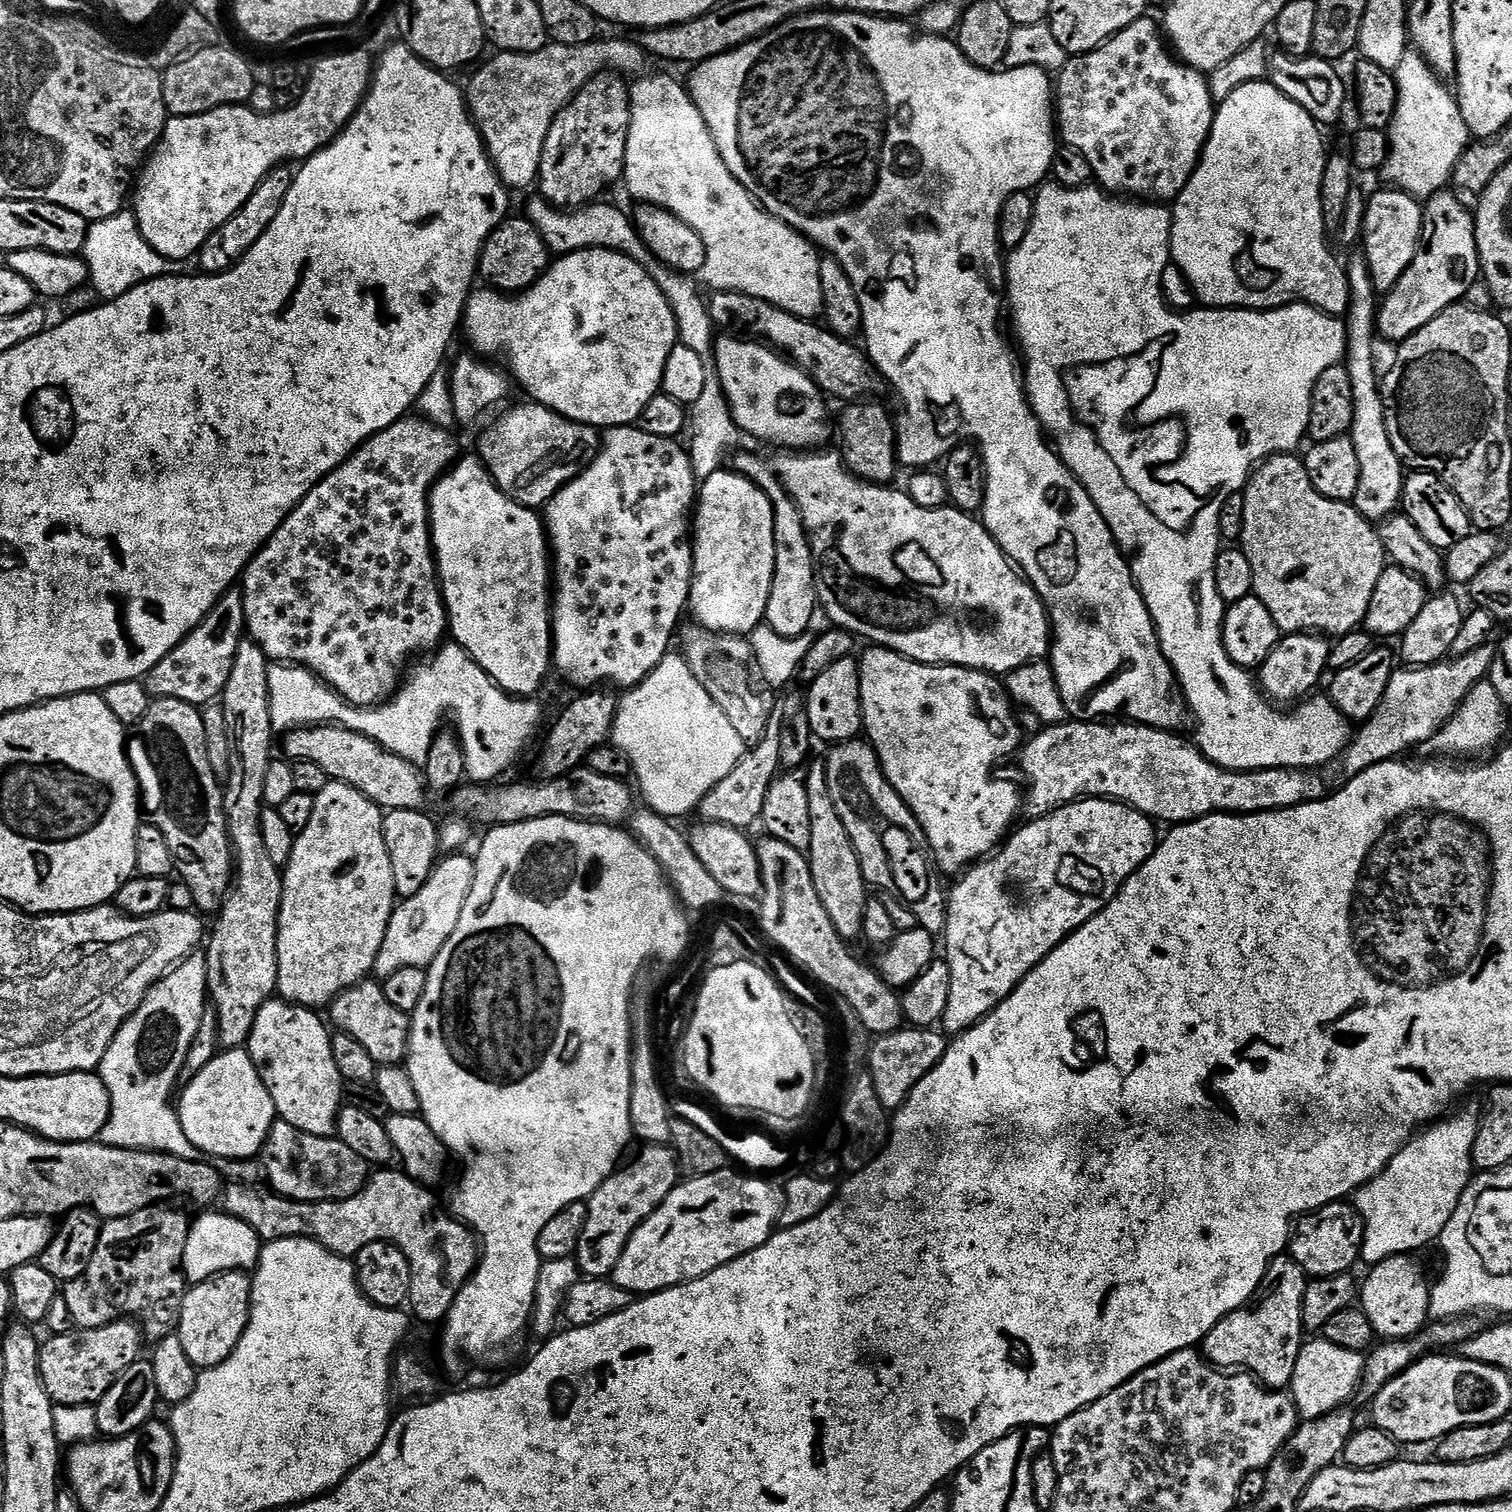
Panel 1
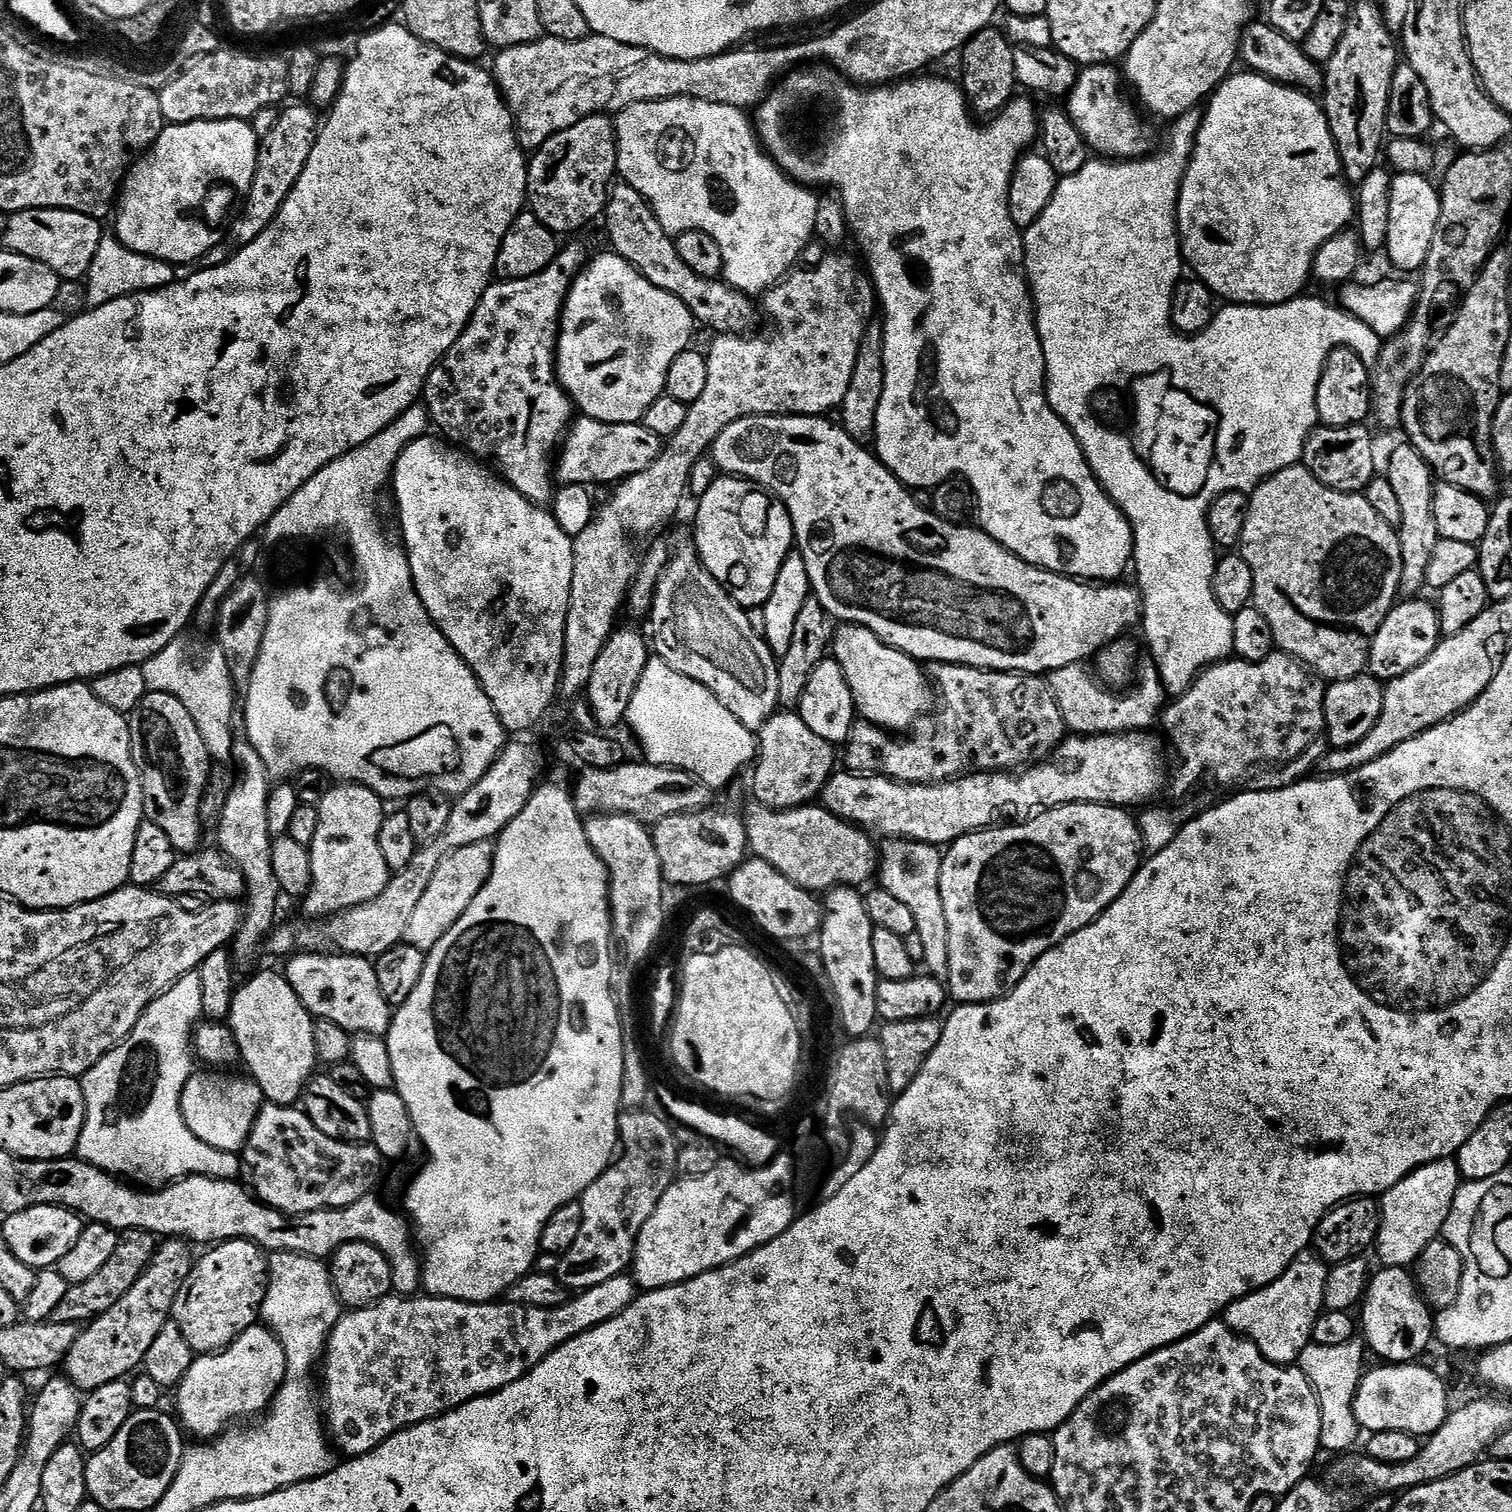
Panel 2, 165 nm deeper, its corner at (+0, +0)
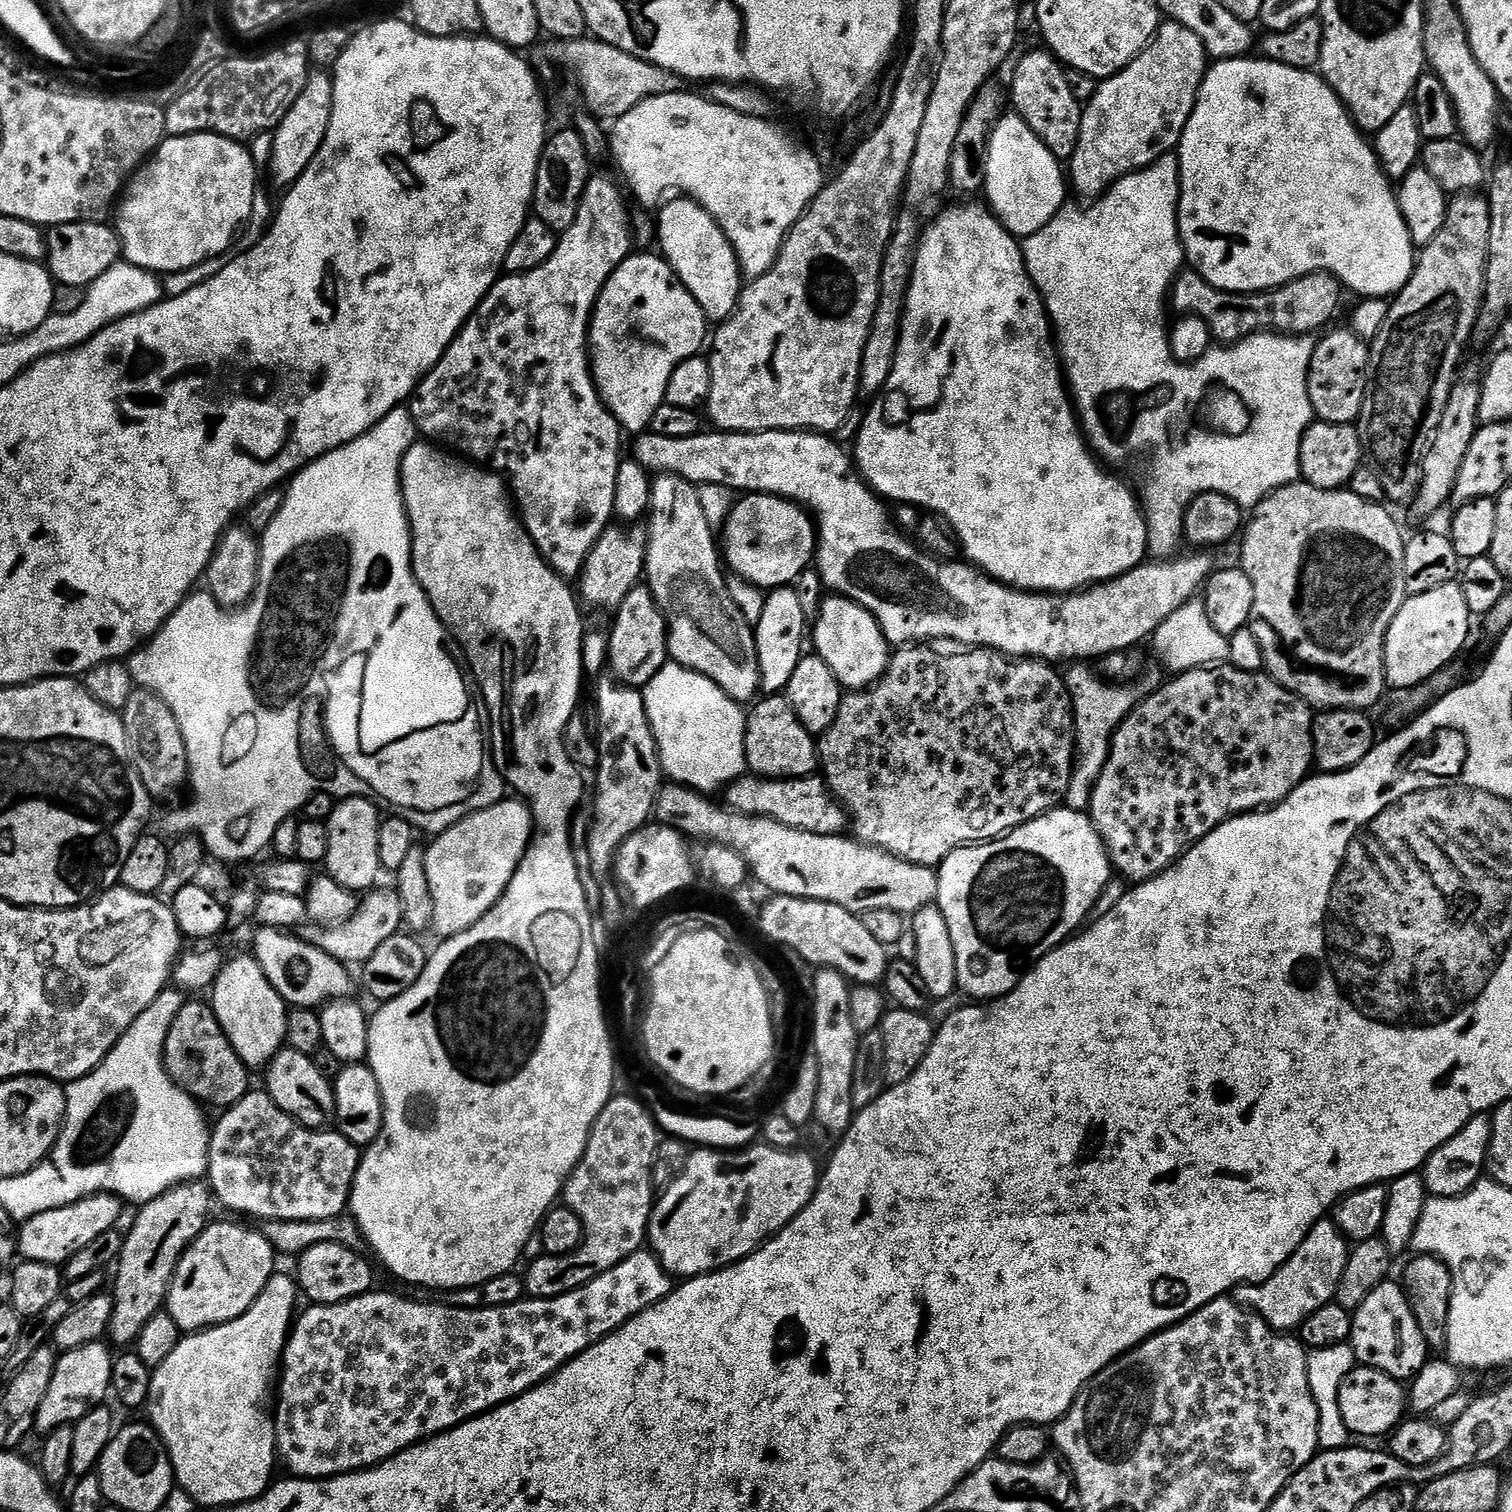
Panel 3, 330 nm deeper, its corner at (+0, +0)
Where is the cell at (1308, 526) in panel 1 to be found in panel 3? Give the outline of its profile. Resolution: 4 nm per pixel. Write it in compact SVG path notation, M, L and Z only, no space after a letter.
M1303 482L1287 484L1271 492L1265 500L1260 501L1251 509L1246 523L1242 528L1240 544L1239 567L1254 582L1254 610L1250 627L1254 638L1258 638L1258 646L1262 646L1262 658L1267 675L1277 680L1286 690L1295 696L1301 696L1309 705L1320 710L1334 708L1354 708L1357 710L1372 710L1372 707L1386 693L1384 682L1384 643L1386 630L1390 630L1390 622L1394 622L1394 614L1398 614L1404 605L1406 593L1402 578L1402 558L1404 557L1405 533L1400 533L1396 520L1384 509L1383 503L1375 500L1358 498L1350 490L1322 490L1318 486L1310 486Z

